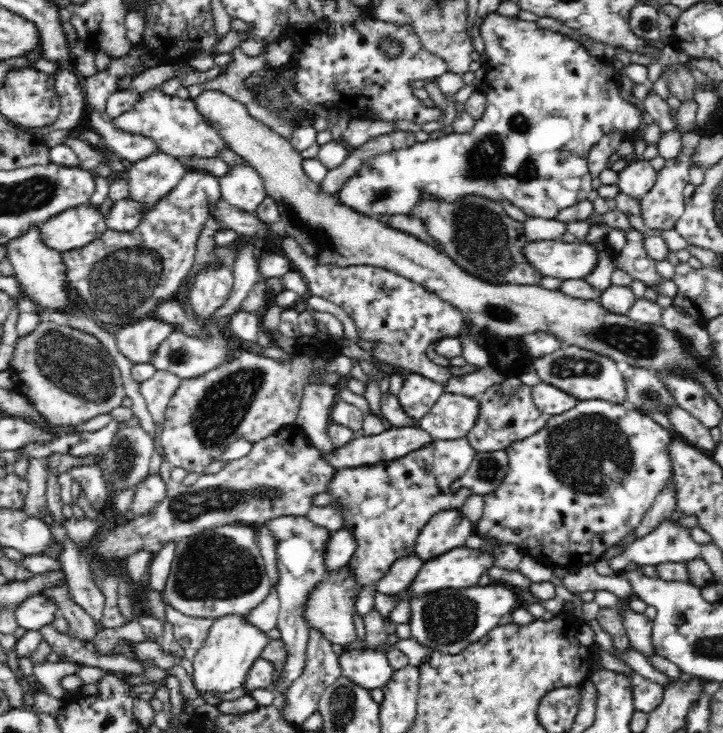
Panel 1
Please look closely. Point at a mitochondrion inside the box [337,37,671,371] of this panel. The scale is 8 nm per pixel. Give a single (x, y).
(480, 237)

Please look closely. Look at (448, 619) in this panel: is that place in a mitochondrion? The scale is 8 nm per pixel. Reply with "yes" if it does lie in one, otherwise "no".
yes

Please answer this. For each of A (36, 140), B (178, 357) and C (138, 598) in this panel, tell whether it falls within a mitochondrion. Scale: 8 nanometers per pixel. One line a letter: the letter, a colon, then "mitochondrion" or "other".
A: other
B: mitochondrion
C: other

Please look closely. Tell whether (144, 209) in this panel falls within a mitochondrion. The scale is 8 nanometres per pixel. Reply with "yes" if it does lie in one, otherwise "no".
no

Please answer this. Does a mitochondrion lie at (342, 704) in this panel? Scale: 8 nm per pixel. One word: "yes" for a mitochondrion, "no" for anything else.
yes

